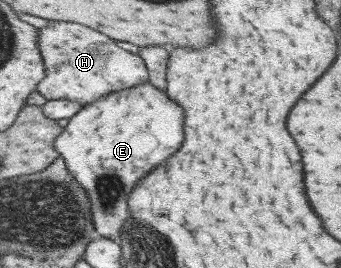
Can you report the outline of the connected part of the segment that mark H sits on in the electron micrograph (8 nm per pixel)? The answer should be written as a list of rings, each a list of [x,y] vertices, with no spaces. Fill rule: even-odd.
[[[49,22],[47,28],[41,28],[40,34],[41,54],[44,55],[48,72],[37,87],[37,91],[47,100],[73,100],[72,102],[85,107],[99,101],[100,98],[107,97],[109,93],[132,89],[150,80],[149,69],[140,54],[131,54],[119,46],[113,38],[93,28],[73,24],[73,22]]]

